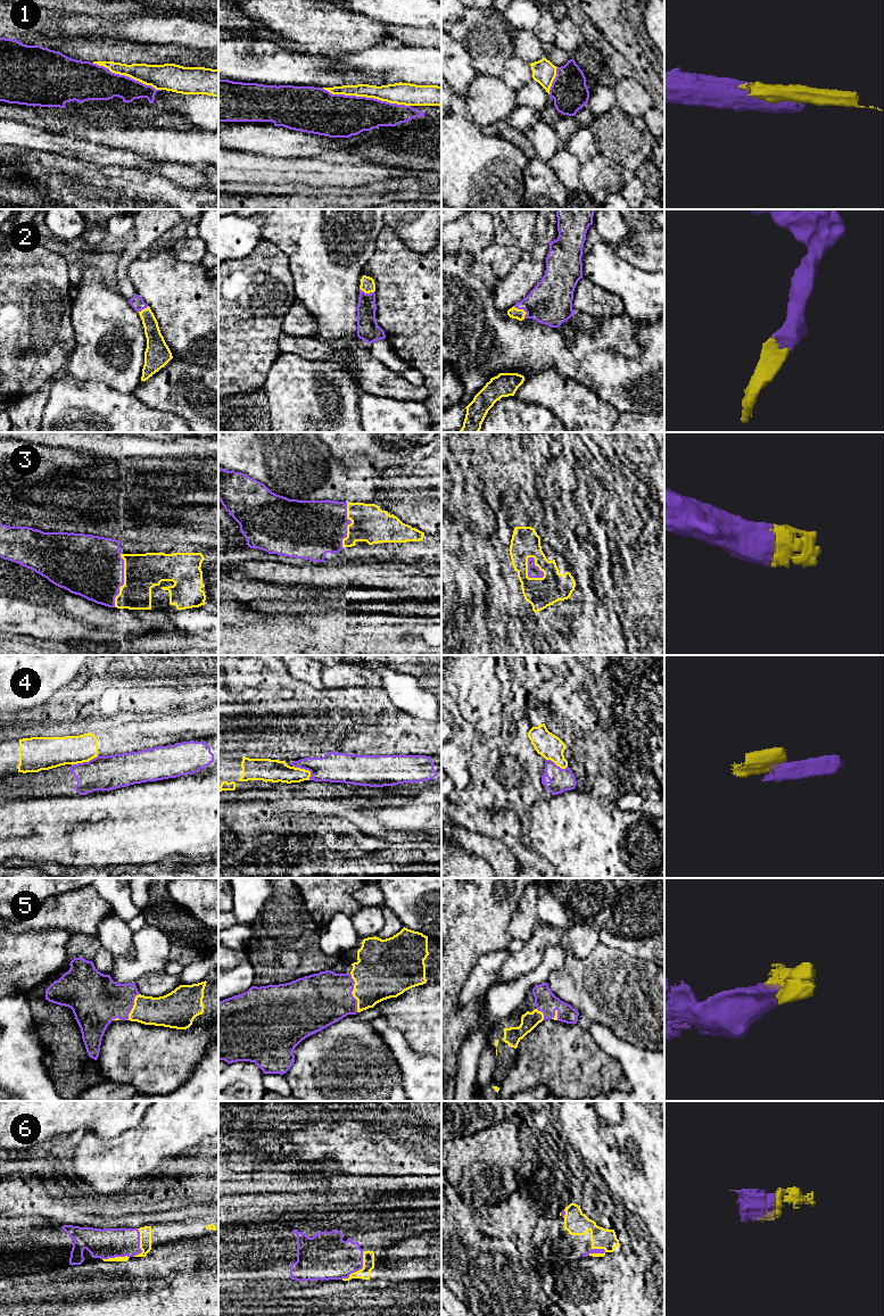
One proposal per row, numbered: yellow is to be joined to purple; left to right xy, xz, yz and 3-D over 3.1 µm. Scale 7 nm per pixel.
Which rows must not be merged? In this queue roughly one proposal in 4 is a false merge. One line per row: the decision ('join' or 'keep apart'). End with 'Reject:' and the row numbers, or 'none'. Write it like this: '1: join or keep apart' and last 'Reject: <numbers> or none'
1: join
2: join
3: join
4: keep apart
5: join
6: join
Reject: 4

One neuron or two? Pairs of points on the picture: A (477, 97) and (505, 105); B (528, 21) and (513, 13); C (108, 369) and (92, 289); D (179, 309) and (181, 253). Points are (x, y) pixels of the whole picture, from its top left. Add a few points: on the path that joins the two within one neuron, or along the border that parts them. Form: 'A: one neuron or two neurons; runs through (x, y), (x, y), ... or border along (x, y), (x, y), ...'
A: one neuron; runs through (484, 98), (498, 101)
B: one neuron; runs through (525, 17), (517, 15)
C: one neuron; runs through (94, 349), (94, 308)
D: two neurons; border along (166, 248), (178, 259), (200, 263)

